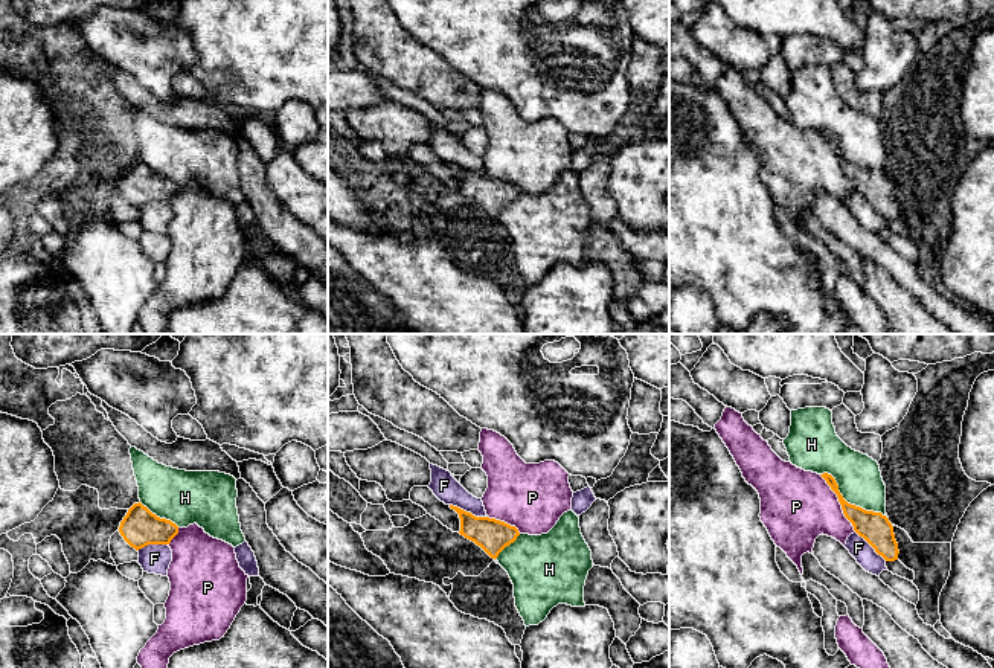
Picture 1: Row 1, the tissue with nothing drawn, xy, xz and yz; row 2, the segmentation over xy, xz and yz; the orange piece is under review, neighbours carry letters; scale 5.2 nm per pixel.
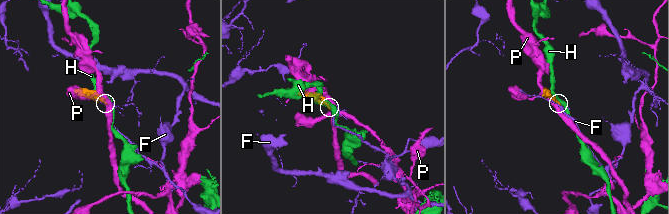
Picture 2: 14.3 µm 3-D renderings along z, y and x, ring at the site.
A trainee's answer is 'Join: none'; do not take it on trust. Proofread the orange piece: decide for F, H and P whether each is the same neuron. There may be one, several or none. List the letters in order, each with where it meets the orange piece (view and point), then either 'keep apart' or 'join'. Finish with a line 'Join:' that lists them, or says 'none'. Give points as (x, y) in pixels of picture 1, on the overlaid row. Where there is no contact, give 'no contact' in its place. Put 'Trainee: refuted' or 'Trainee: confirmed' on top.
Trainee: confirmed
F: meets orange in xz at (468, 513); keep apart
H: meets orange in yz at (846, 502); keep apart
P: meets orange in yz at (840, 504); keep apart
Join: none

